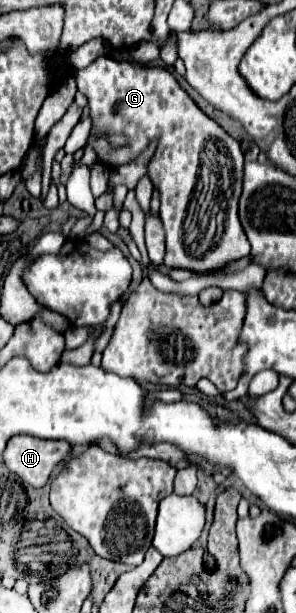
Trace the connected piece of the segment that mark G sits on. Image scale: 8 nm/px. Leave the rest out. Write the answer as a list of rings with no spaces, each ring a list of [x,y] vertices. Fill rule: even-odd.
[[[100,56],[90,66],[78,70],[76,80],[78,90],[88,98],[90,106],[92,130],[88,142],[94,146],[98,158],[106,166],[124,166],[134,162],[150,146],[150,142],[156,140],[156,150],[148,162],[148,178],[160,194],[160,220],[166,232],[164,266],[208,272],[250,254],[250,242],[238,216],[244,176],[242,146],[220,124],[216,124],[196,106],[196,102],[178,84],[172,70],[168,70],[166,66],[118,62],[108,56]],[[112,134],[126,136],[126,146],[114,148],[110,142]]]

